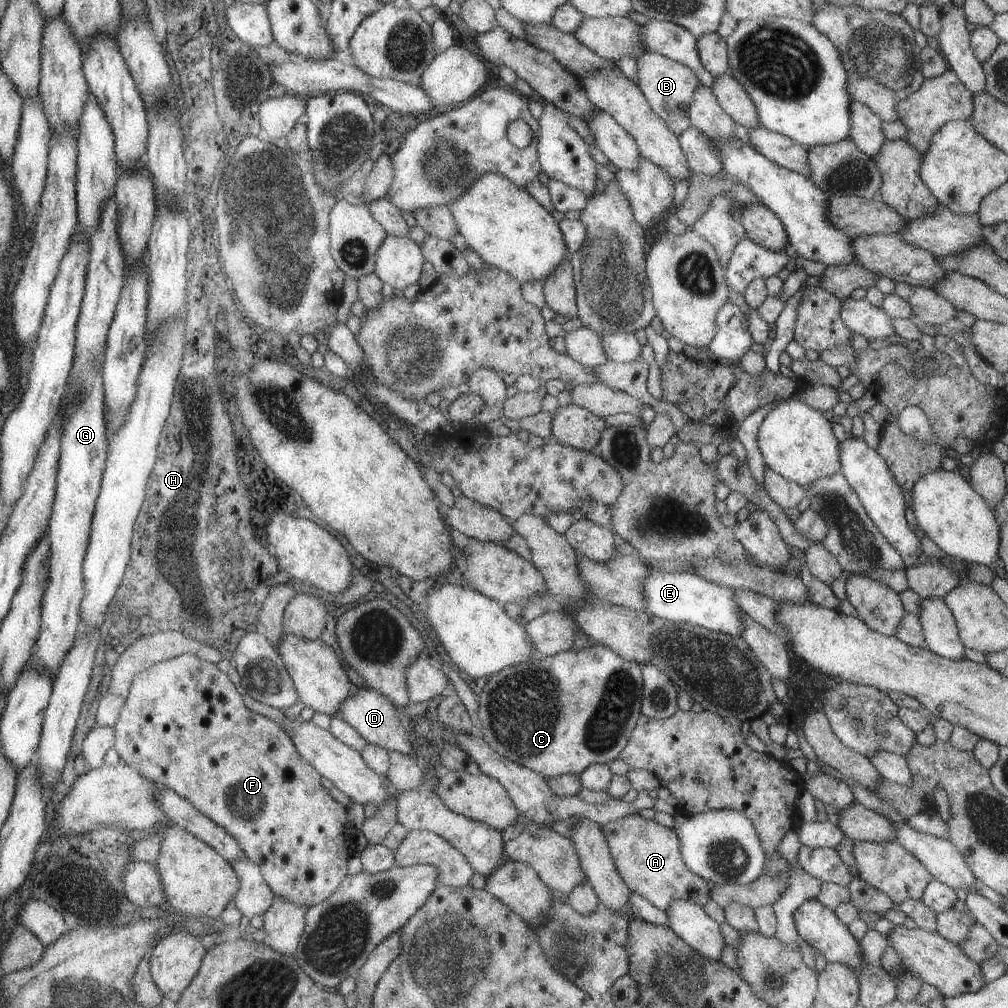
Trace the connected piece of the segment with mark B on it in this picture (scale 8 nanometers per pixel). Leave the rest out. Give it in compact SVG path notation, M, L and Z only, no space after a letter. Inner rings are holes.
M641 53L636 59L637 88L643 94L650 109L666 124L669 132L676 137L690 126L688 108L692 101L698 80L693 71L679 62L672 61L657 53Z

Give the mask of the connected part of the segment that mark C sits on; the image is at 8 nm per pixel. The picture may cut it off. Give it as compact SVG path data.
M597 642L577 650L561 651L554 655L537 656L537 658L539 658L539 660L535 660L535 662L533 662L533 660L527 660L527 662L521 662L521 664L515 664L515 666L509 666L509 668L503 668L501 672L489 676L487 684L483 686L483 692L479 694L479 734L483 737L483 740L485 740L498 755L504 756L511 760L511 762L531 769L533 772L540 774L544 779L564 774L578 775L589 765L595 763L607 764L617 759L619 753L625 748L631 731L636 725L637 718L639 718L640 715L640 702L642 699L641 665L637 664L635 661L621 658L610 648Z

